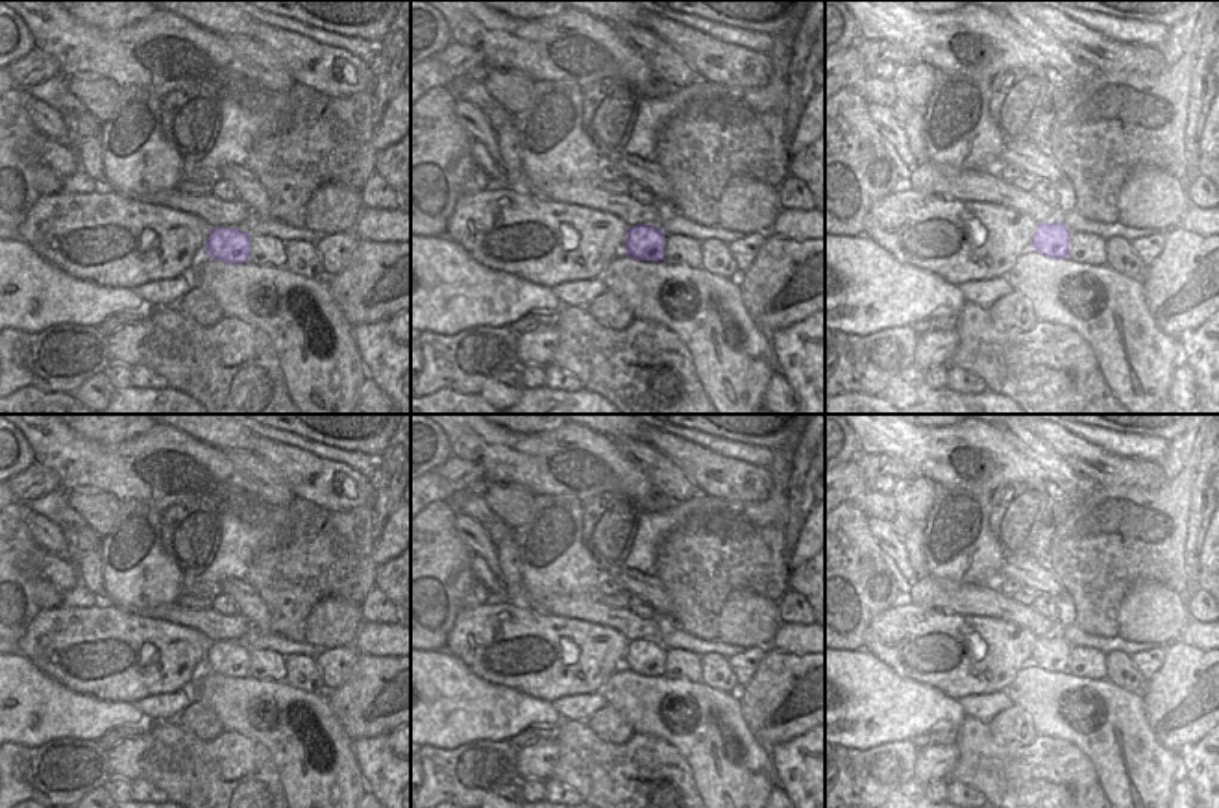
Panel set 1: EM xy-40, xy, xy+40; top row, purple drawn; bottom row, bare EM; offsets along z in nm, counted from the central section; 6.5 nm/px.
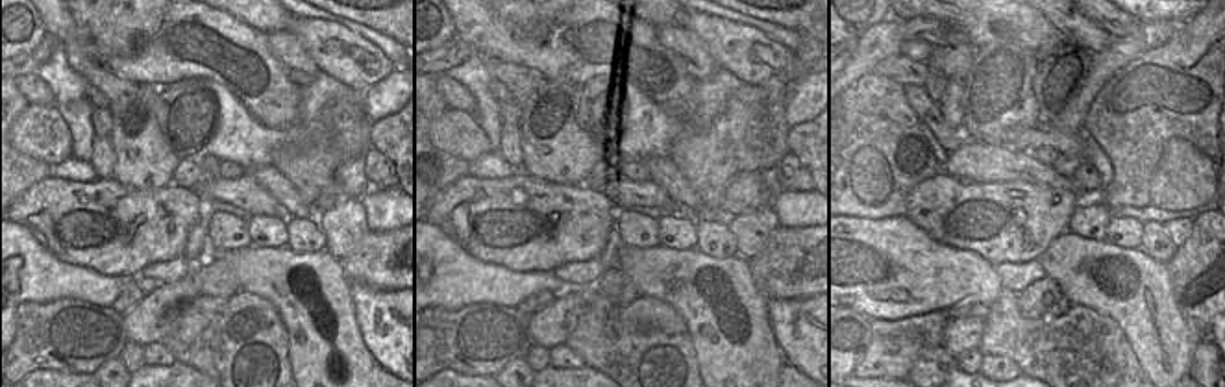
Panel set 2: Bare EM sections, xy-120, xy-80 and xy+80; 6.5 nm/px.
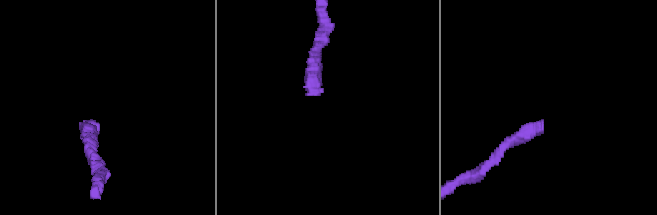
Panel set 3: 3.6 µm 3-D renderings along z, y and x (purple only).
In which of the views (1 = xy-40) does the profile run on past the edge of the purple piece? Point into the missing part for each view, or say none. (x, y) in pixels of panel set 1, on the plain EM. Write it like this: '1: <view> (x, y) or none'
1: none

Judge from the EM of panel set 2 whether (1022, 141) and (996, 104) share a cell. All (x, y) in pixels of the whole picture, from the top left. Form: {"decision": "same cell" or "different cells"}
{"decision": "different cells"}

